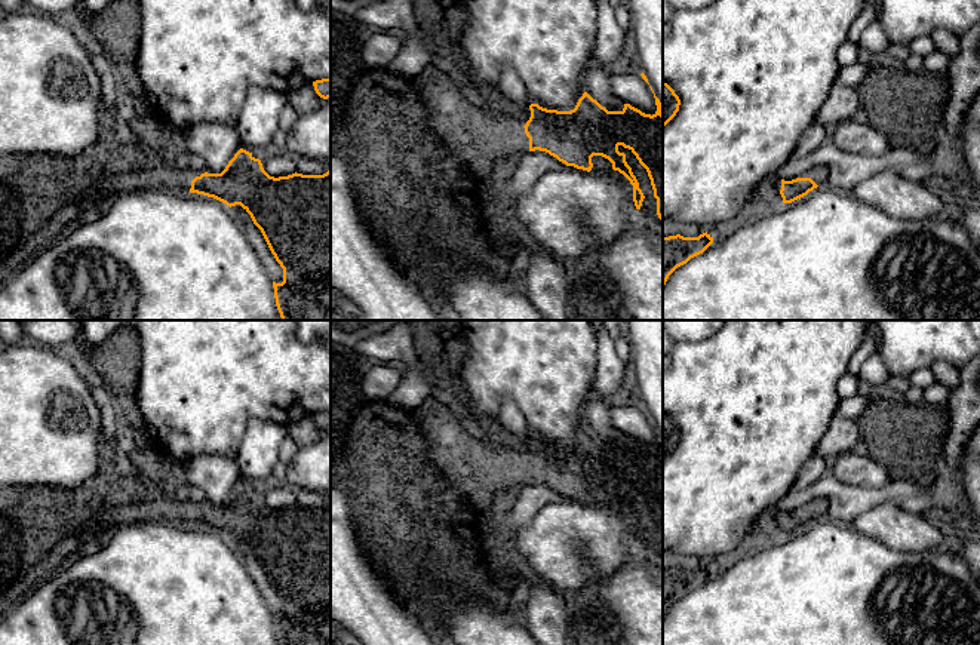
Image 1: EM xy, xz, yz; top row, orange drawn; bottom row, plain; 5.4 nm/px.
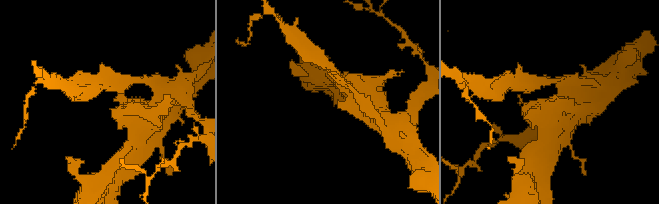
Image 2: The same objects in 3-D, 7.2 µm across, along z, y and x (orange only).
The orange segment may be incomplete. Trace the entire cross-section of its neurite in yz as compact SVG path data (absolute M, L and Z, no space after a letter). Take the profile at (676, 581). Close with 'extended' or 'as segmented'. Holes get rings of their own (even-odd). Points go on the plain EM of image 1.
M707 563L698 569L663 569L663 618L678 599L703 586L712 575L713 569Z | as segmented

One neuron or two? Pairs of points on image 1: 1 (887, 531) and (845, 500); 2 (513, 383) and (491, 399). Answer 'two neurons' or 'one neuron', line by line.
1: two neurons
2: one neuron

